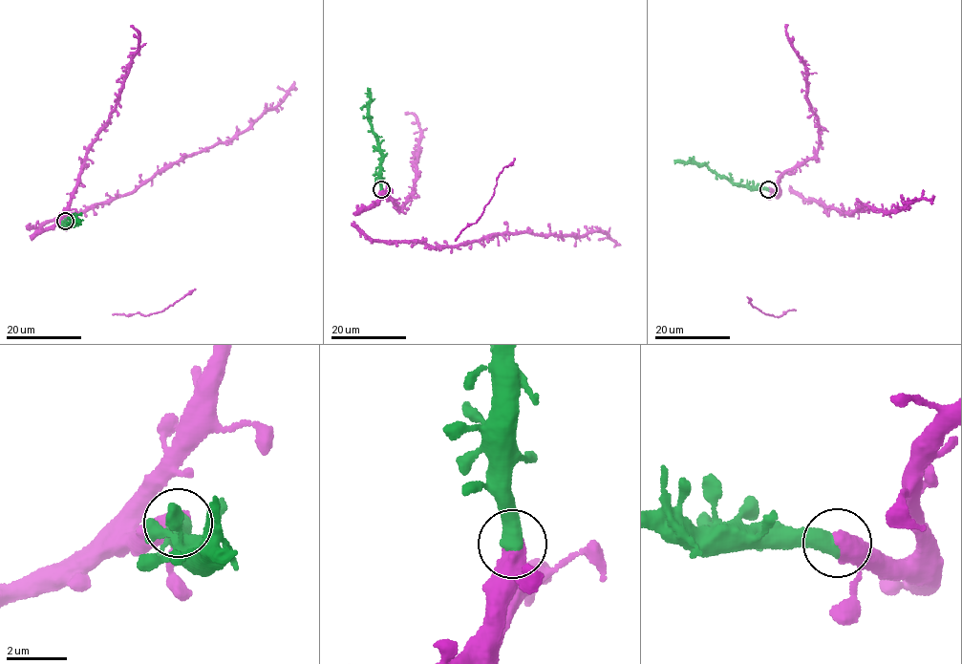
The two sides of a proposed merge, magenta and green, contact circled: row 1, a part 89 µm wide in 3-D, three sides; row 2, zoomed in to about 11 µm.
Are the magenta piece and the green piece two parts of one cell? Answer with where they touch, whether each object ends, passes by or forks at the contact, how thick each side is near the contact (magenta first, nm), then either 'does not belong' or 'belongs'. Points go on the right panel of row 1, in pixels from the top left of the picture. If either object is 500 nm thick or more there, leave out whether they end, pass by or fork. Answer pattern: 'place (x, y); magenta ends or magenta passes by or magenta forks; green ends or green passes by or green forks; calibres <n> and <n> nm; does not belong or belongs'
place (768, 189); calibres 650 and 550 nm; belongs

